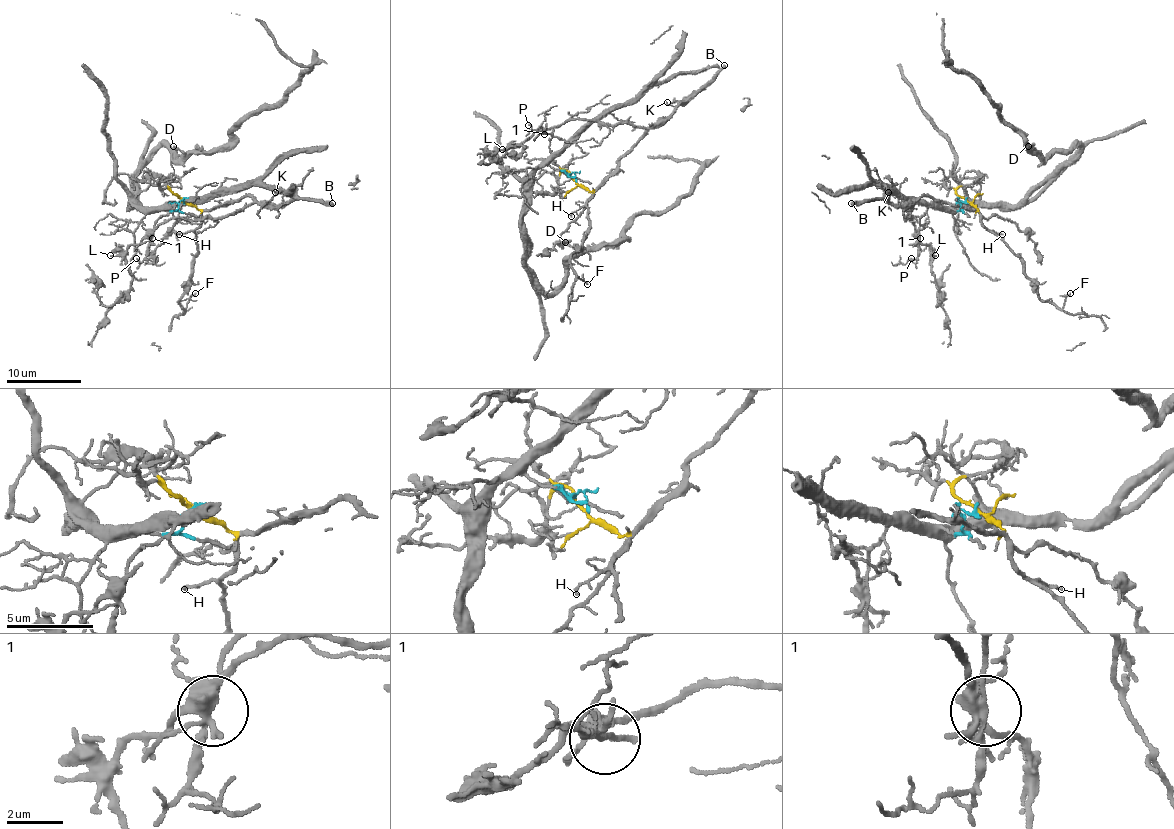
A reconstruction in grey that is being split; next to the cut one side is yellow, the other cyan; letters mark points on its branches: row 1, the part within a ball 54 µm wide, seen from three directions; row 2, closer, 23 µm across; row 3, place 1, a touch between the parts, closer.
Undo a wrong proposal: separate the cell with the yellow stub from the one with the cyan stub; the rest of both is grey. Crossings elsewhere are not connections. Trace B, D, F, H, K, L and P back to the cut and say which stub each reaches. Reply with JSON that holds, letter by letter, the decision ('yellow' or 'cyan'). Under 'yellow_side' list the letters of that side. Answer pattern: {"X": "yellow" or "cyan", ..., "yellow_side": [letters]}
{"B": "yellow", "D": "cyan", "F": "yellow", "H": "yellow", "K": "yellow", "L": "yellow", "P": "cyan", "yellow_side": ["B", "F", "H", "K", "L"]}

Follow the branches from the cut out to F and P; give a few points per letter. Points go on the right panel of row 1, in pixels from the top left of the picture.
F: (966, 201), (1017, 257), (1032, 289), (1043, 300), (1060, 308), (1069, 293)
P: (966, 201), (959, 201), (959, 211), (927, 209), (920, 224), (920, 256), (914, 263), (910, 257)

